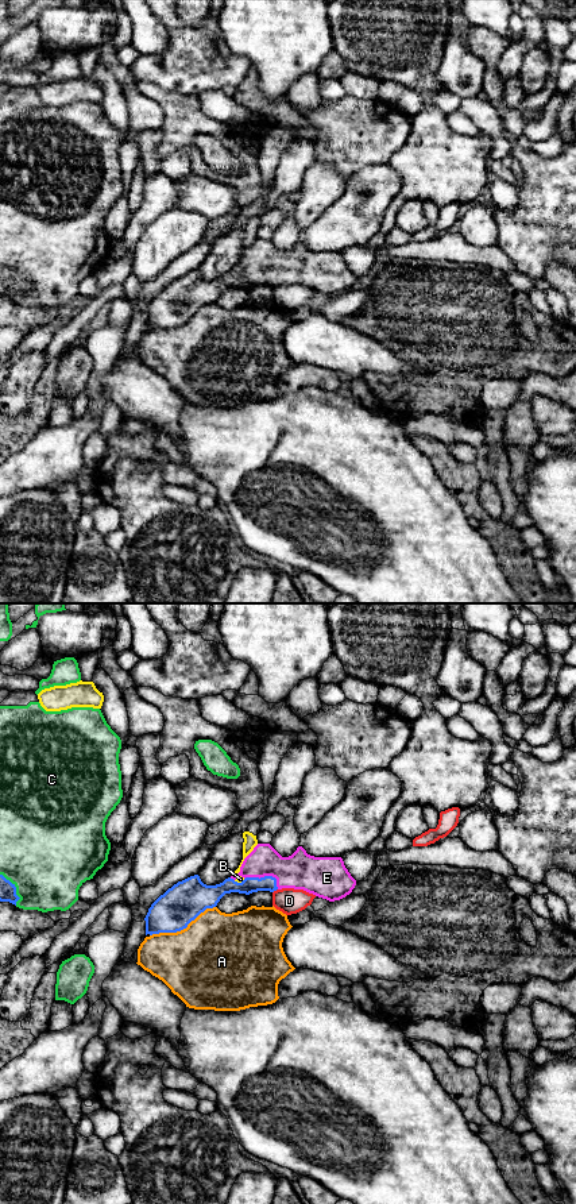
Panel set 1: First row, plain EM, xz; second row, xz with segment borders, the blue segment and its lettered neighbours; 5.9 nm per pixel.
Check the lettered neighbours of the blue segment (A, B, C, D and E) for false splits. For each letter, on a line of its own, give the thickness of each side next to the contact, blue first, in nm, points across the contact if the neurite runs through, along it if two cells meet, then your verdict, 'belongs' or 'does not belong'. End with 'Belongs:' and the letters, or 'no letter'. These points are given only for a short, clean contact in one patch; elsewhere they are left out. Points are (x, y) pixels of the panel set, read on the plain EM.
A: 240 nm thick on the blue side, 500 nm on the other; does not belong
B: 160 nm thick on the blue side, 40 nm on the other; border along xz (244, 274), (240, 277), (234, 276); does not belong
C: 100 nm thick on the blue side, 480 nm on the other; does not belong
D: 100 nm thick on the blue side, 160 nm on the other; border along xz (277, 284), (273, 288); does not belong
E: 100 nm thick on the blue side, 220 nm on the other; belongs
Belongs: E

